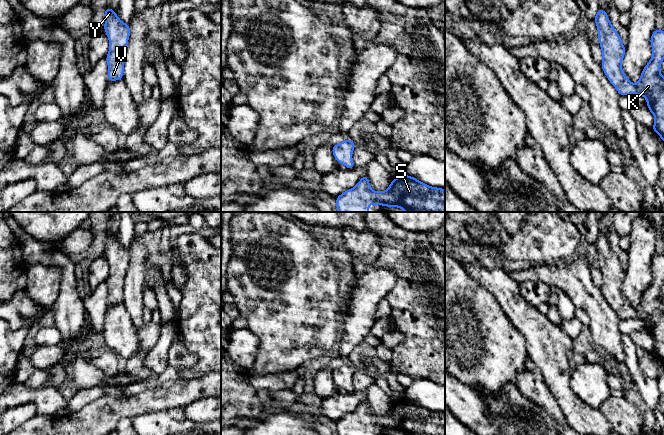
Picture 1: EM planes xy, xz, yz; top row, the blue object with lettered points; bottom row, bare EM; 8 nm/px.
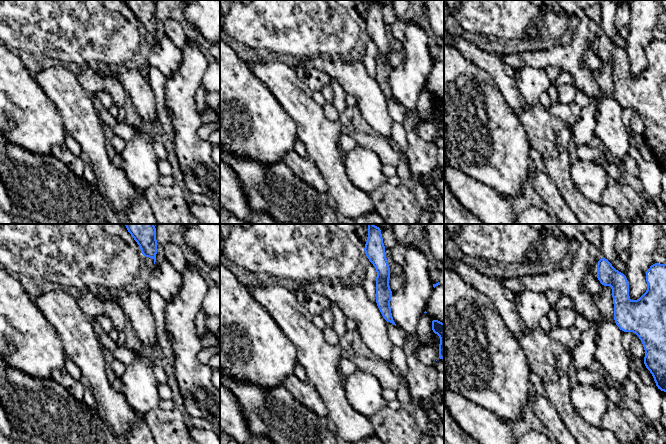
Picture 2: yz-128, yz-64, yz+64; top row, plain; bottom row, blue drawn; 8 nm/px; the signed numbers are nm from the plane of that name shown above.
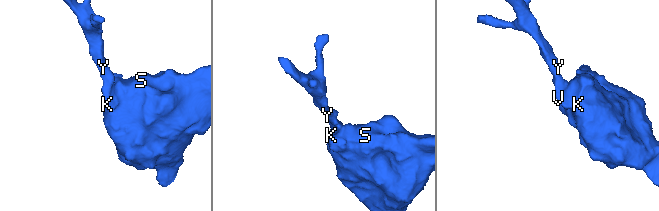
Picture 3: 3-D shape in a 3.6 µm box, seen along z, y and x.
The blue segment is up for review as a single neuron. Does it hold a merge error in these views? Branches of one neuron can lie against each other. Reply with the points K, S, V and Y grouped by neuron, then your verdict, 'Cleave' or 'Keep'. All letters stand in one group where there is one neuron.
Groups: K S V Y. Keep

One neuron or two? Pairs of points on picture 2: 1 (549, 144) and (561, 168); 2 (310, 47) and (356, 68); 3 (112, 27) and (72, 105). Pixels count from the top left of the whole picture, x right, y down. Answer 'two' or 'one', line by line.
1: one
2: two
3: two

